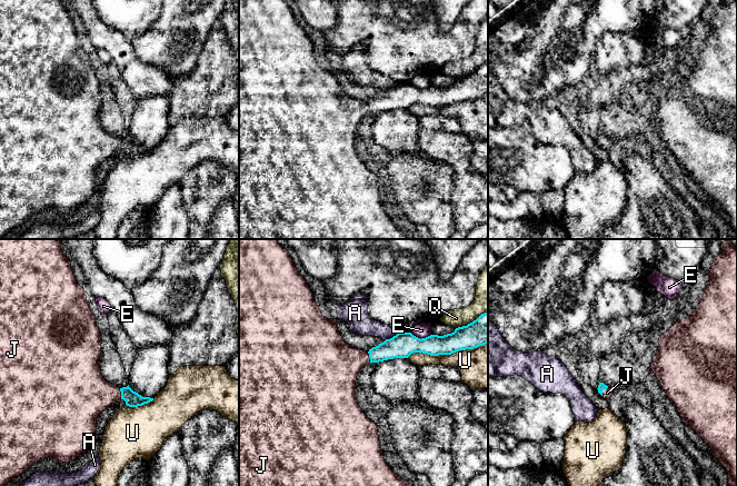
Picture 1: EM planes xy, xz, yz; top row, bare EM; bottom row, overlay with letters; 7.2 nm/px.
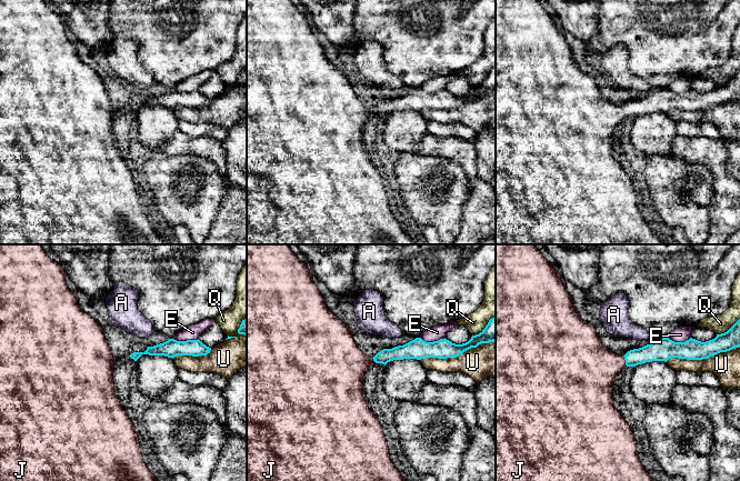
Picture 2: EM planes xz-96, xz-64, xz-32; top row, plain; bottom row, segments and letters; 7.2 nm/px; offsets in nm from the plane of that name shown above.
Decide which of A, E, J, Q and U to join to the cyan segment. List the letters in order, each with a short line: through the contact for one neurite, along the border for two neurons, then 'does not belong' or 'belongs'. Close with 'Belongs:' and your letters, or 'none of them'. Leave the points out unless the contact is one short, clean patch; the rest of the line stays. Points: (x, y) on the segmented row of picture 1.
A: line xz (398, 333), (384, 341); does not belong
E: does not belong
J: line xz (400, 346), (369, 357), (336, 365); belongs
Q: does not belong
U: does not belong
Belongs: J

